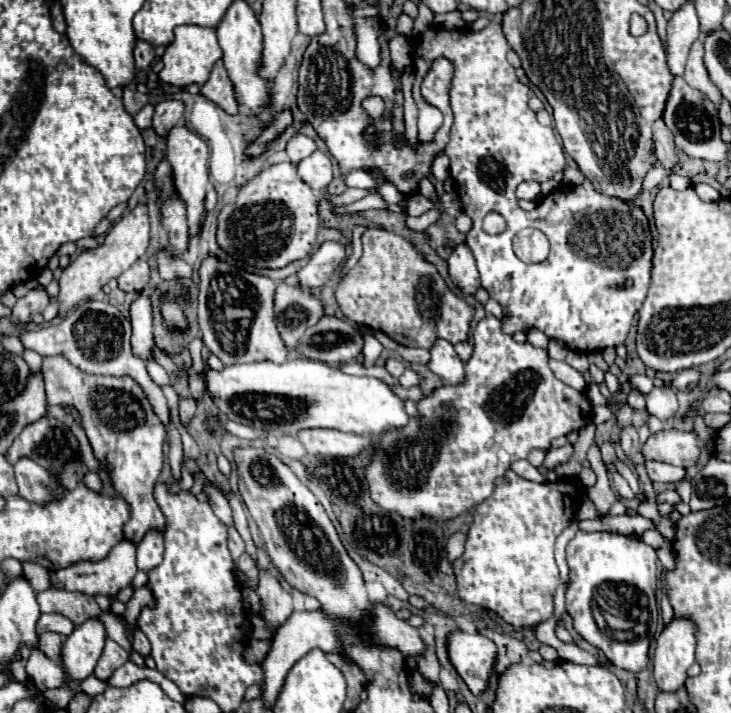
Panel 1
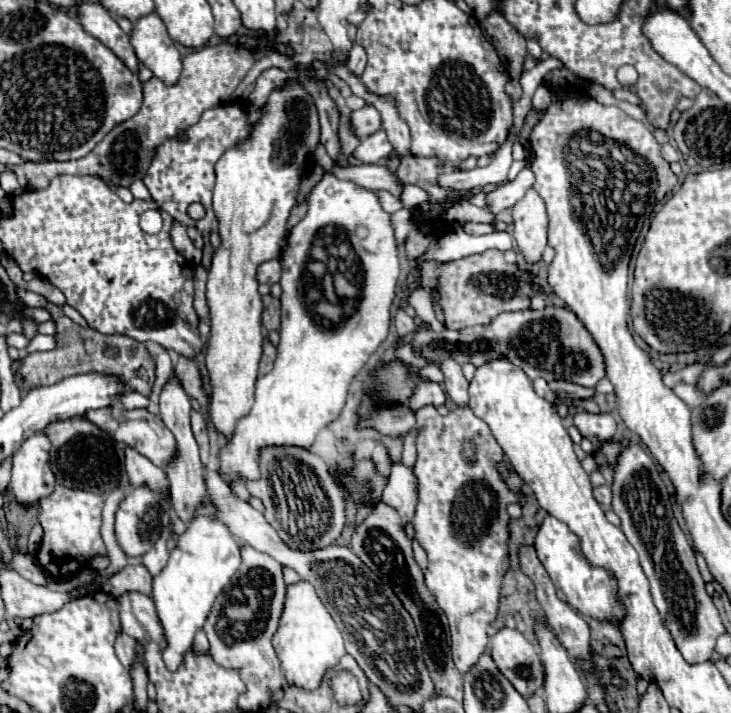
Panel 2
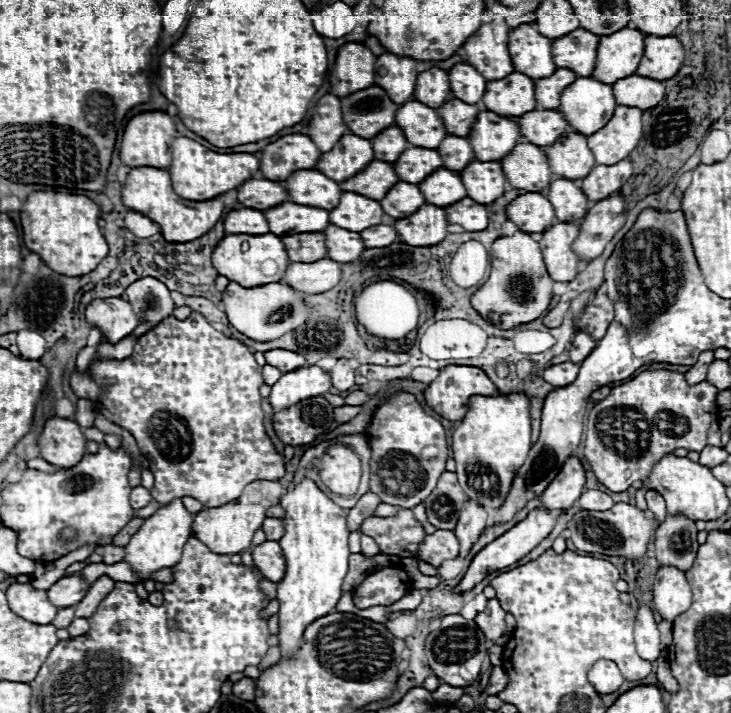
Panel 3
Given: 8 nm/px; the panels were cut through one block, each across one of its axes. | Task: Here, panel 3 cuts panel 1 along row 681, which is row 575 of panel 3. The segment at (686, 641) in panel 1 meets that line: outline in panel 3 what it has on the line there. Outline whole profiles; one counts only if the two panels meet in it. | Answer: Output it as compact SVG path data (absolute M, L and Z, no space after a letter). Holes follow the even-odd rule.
M660 566L654 578L654 606L666 620L674 620L692 604L686 574L674 566Z

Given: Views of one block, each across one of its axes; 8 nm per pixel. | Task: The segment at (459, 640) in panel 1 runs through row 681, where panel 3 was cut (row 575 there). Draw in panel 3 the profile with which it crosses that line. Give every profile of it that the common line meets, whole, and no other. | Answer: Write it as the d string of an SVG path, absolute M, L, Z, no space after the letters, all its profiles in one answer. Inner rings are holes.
M538 508L538 510L532 510L528 514L526 520L522 520L520 524L516 524L512 530L508 530L506 534L502 534L500 538L496 538L494 542L490 542L486 548L482 548L474 560L470 562L464 578L460 580L460 584L454 588L454 592L468 592L472 590L476 584L480 584L490 572L494 570L500 570L500 568L506 568L514 562L518 562L520 558L524 558L532 548L536 548L536 544L540 544L540 540L544 540L544 536L548 536L548 532L554 528L556 524L556 518L558 518L560 512L548 512L544 508Z

